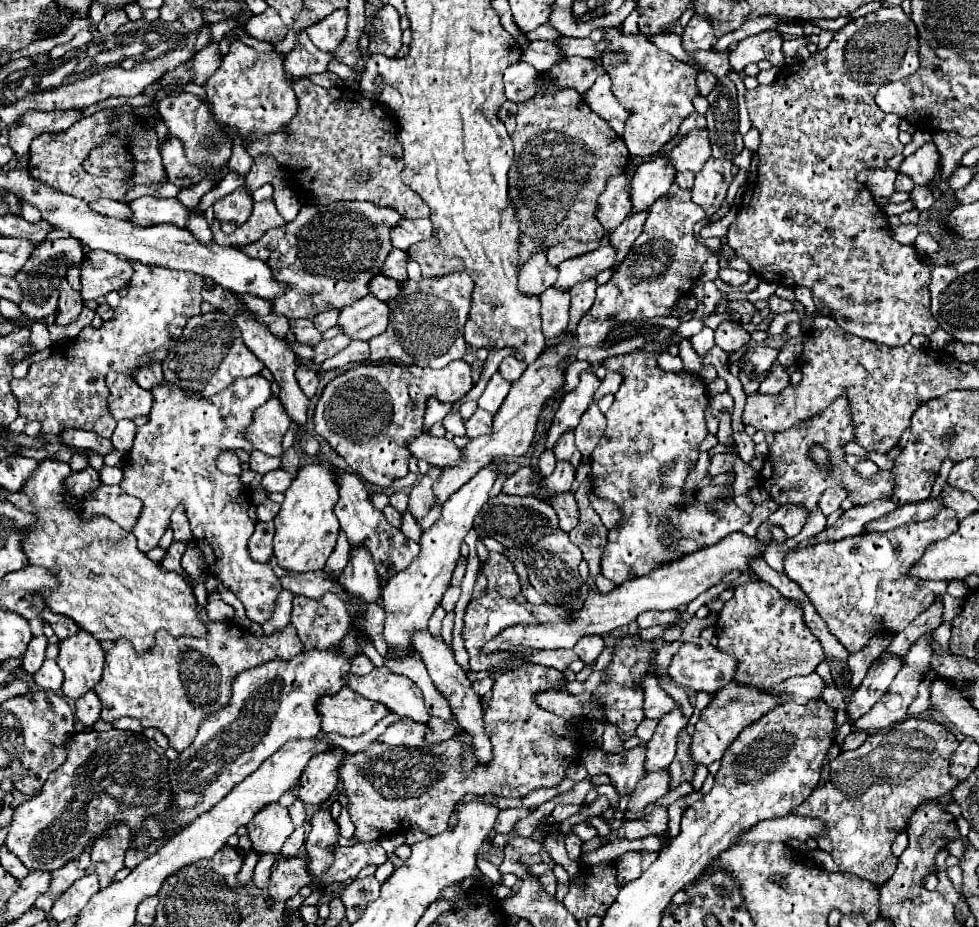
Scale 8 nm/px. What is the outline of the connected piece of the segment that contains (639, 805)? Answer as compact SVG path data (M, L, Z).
M667 769L655 771L651 775L645 775L637 785L635 791L629 797L627 803L627 813L623 815L623 821L635 821L639 815L643 815L645 807L655 803L659 797L663 797L669 791L669 775Z

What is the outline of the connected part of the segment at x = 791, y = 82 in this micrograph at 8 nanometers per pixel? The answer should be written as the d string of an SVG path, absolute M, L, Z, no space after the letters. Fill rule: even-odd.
M883 7L883 9L877 9L875 13L869 13L865 17L859 17L855 21L849 21L845 27L841 27L839 31L835 31L833 35L833 41L829 43L829 47L825 51L819 51L819 53L813 53L807 61L797 61L797 63L791 63L791 65L785 65L779 73L779 77L775 79L775 83L771 85L759 85L757 89L753 91L745 91L745 101L747 101L747 107L749 107L749 119L751 119L751 127L755 127L761 135L761 143L759 143L759 149L753 153L753 159L751 159L751 167L749 167L749 179L745 183L745 193L751 193L751 195L743 195L743 201L741 201L741 207L739 207L739 213L735 217L735 221L729 225L729 231L727 231L727 243L729 247L733 247L737 251L739 257L743 257L751 269L763 277L763 281L769 281L769 283L775 283L775 285L785 285L785 287L807 287L811 289L813 293L813 301L817 307L831 307L833 309L833 315L831 319L843 327L845 331L853 333L853 335L859 335L859 337L865 337L865 339L871 339L871 341L877 341L877 343L887 343L889 347L895 347L895 345L907 345L911 335L915 333L921 333L921 335L927 335L931 339L931 349L943 349L949 341L953 341L953 335L947 335L939 323L935 323L931 311L929 311L929 281L931 281L931 265L923 265L917 257L917 251L913 245L901 245L897 241L891 239L891 229L889 229L889 223L887 223L887 215L875 205L873 201L873 195L867 191L865 185L857 183L855 177L859 171L863 169L869 169L869 167L887 167L885 161L897 153L903 151L903 143L899 143L897 139L897 133L899 133L899 115L887 115L883 113L873 97L877 93L877 89L887 83L887 81L895 81L895 79L903 79L911 73L915 73L919 69L919 57L917 57L917 29L915 29L915 23L911 21L909 15L903 13L901 7Z

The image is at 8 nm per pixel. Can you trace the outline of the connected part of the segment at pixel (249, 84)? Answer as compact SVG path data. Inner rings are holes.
M235 41L231 45L215 75L207 79L205 91L213 107L213 117L219 123L237 129L245 139L259 139L263 135L275 133L277 129L287 125L297 111L297 97L293 93L293 87L285 79L283 57L275 51L257 53L243 41Z

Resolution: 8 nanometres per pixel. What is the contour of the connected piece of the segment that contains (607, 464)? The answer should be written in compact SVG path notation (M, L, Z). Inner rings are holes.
M631 353L631 355L617 355L617 357L609 357L605 363L603 363L609 371L617 371L623 375L623 383L619 387L619 391L615 393L615 401L611 405L611 409L605 413L607 417L607 429L599 441L599 445L595 447L595 451L591 453L591 481L593 481L593 491L597 497L603 497L603 499L609 499L613 503L617 503L621 509L623 509L623 519L619 521L619 525L615 529L609 531L609 543L603 551L603 557L601 557L601 573L611 579L615 585L621 585L633 577L639 577L639 575L647 575L649 571L653 569L659 569L671 561L679 561L681 557L685 555L691 555L695 551L699 551L701 547L707 547L707 545L713 545L717 543L719 539L727 537L729 533L733 531L741 531L747 523L749 523L749 515L745 511L741 511L733 499L727 499L727 501L715 501L715 507L711 505L699 505L695 499L689 507L685 509L679 509L677 503L679 499L683 497L681 495L681 487L683 487L683 481L687 477L687 473L695 467L697 463L697 457L699 457L699 445L701 441L707 437L707 427L705 427L705 405L707 405L707 385L703 383L703 379L699 375L691 375L687 371L679 371L679 373L665 373L657 367L657 355L651 355L651 353Z

